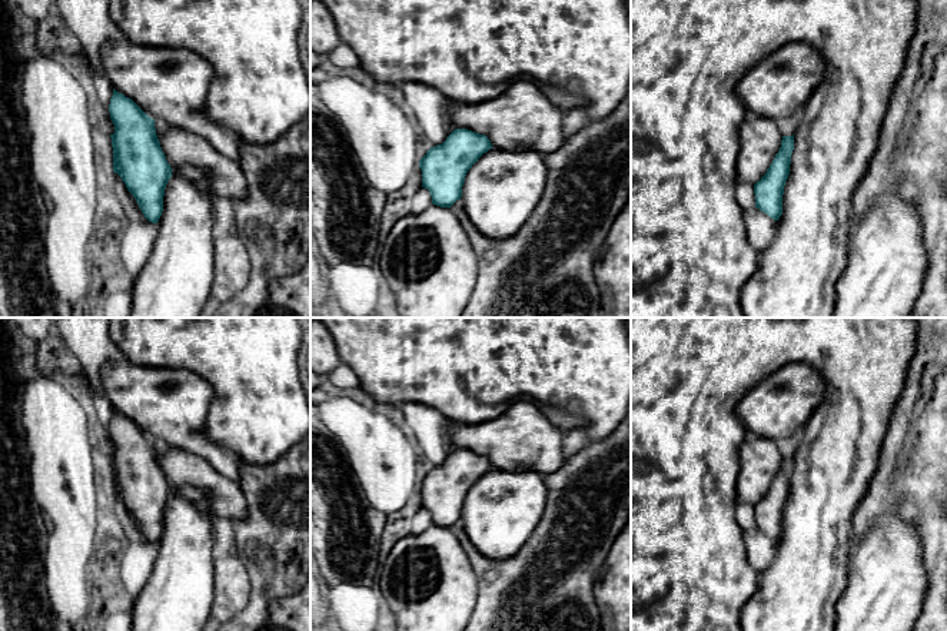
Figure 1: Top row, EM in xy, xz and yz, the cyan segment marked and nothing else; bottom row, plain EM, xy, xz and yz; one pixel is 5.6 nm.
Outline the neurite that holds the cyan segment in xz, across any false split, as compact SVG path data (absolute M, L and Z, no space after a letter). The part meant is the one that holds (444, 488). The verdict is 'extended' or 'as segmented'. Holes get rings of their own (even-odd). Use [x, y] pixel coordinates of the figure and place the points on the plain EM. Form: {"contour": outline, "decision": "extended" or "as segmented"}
{"contour": "M455 449L442 465L431 468L419 481L422 508L428 509L432 524L451 528L462 518L468 491L492 469L485 455Z", "decision": "as segmented"}

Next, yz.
{"contour": "M794 455L782 456L781 468L767 494L754 505L755 528L778 541L782 534L784 507L790 495Z", "decision": "as segmented"}

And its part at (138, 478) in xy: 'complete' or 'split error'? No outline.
complete

